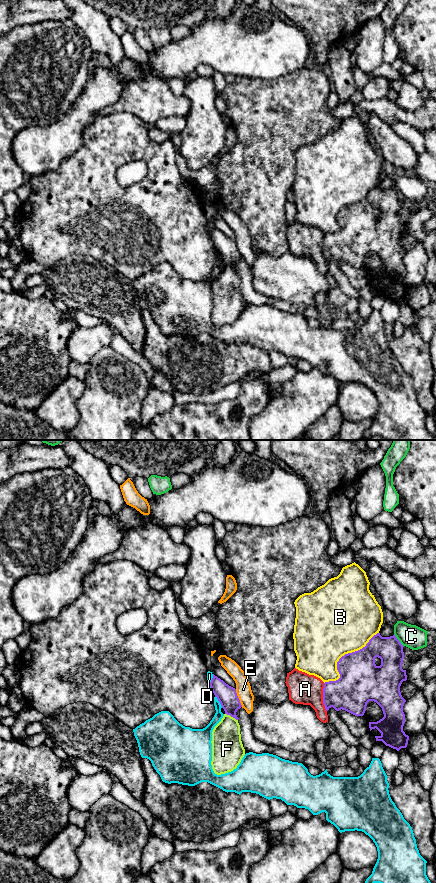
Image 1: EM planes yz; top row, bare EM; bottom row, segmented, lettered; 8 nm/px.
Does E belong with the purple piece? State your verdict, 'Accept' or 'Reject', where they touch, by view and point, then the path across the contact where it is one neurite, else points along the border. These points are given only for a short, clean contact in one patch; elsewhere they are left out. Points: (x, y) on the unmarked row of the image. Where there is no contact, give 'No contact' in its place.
Reject. Touches purple at yz (238, 250). Boundary: yz (235, 241), (242, 258)

